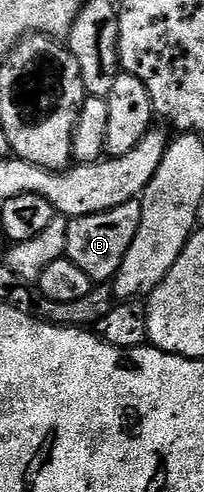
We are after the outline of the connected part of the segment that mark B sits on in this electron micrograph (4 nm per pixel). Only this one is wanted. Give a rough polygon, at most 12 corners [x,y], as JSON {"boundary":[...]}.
{"boundary":[[140,201],[69,219],[65,257],[112,283],[139,232]]}

